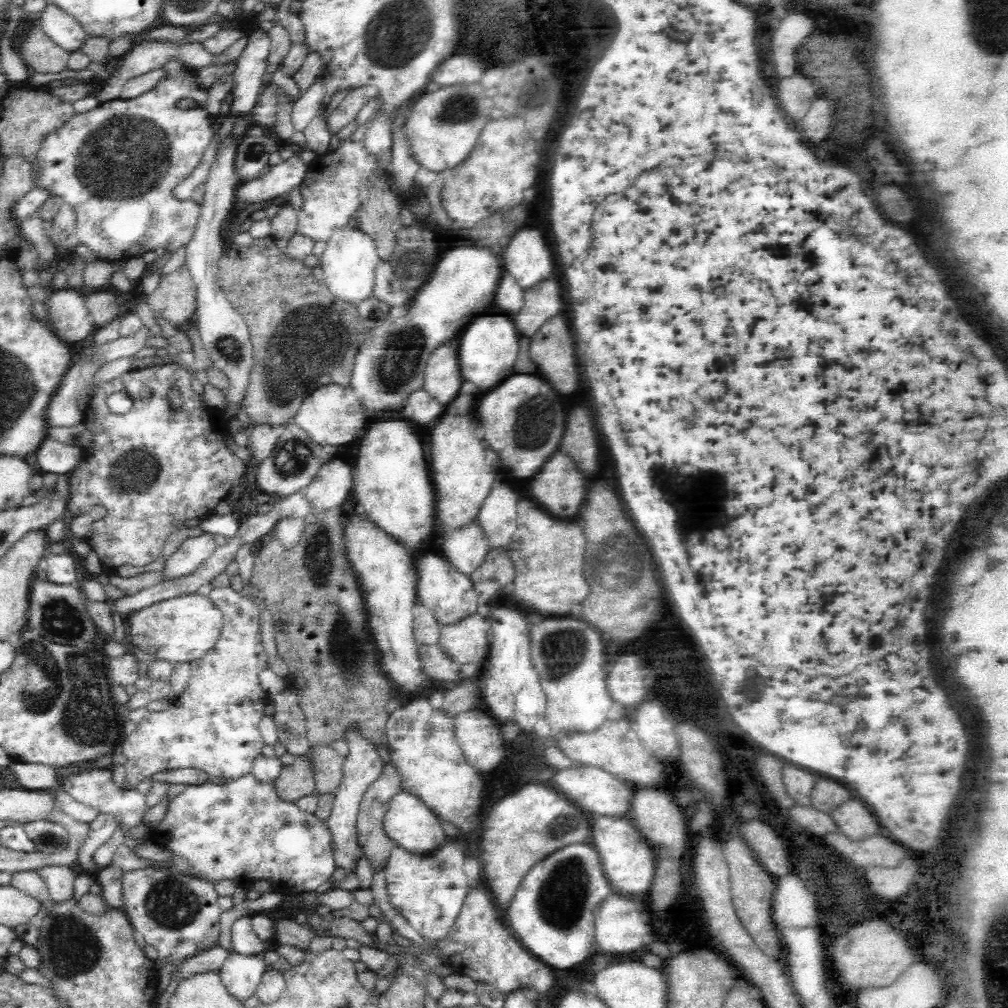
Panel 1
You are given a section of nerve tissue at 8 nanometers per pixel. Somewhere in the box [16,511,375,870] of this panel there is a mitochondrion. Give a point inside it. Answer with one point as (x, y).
(59, 618)

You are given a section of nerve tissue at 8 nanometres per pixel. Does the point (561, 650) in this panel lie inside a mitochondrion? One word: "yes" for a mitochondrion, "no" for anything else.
yes

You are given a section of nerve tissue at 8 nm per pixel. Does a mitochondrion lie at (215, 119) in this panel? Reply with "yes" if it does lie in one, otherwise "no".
no

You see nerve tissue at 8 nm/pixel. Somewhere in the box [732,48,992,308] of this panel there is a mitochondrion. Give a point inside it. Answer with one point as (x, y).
(835, 84)

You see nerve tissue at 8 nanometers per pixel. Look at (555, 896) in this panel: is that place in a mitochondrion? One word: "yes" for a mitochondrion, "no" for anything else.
yes

